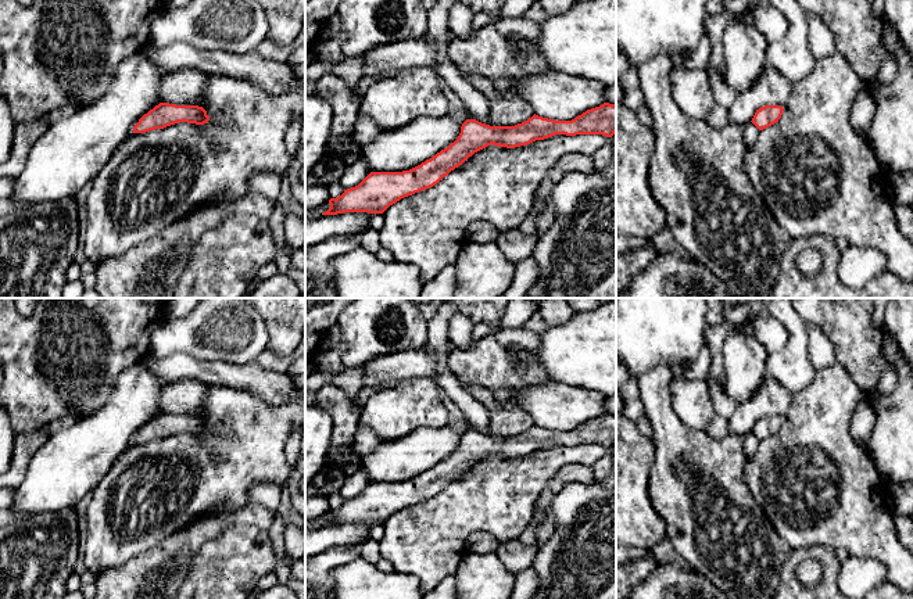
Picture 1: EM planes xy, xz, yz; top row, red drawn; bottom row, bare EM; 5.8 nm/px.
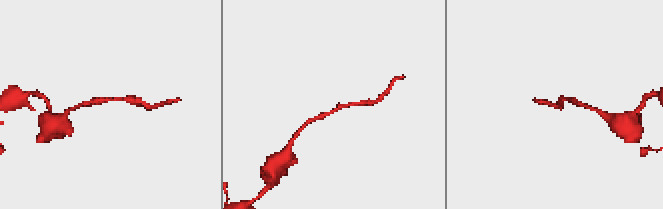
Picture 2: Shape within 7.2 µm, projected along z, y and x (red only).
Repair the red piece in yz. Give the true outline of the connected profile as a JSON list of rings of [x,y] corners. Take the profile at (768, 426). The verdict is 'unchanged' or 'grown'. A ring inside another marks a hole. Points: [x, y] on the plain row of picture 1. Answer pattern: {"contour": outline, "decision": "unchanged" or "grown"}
{"contour": [[[765,416],[760,417],[759,420],[756,420],[753,428],[752,428],[752,434],[759,440],[763,441],[771,435],[774,435],[776,433],[778,433],[778,430],[783,426],[784,419],[781,416]]], "decision": "unchanged"}

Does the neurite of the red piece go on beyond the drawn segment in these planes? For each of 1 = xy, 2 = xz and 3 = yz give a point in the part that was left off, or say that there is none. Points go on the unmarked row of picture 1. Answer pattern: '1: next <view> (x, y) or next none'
1: next none
2: next none
3: next none

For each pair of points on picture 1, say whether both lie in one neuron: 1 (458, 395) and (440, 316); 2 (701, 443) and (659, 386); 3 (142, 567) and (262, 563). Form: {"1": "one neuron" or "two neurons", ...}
{"1": "one neuron", "2": "one neuron", "3": "two neurons"}

